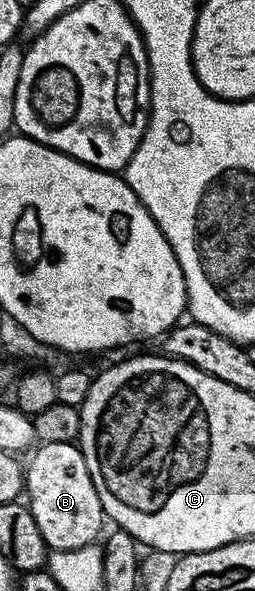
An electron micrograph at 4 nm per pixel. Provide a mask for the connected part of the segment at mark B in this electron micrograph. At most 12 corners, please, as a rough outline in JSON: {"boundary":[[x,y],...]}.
{"boundary":[[41,443],[27,506],[50,552],[96,544],[107,520],[80,446]]}

